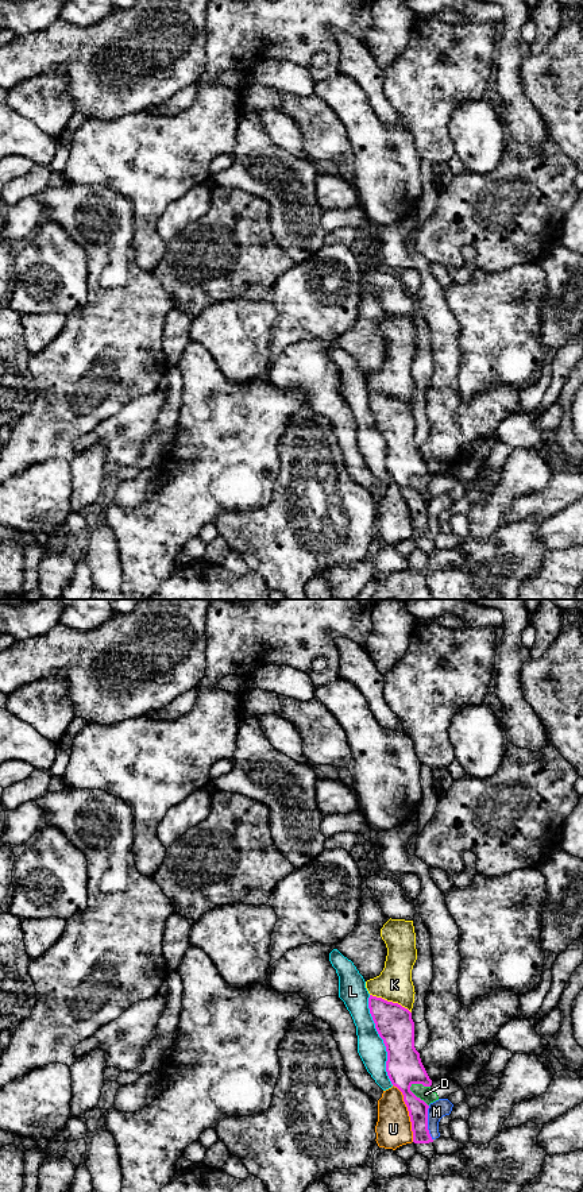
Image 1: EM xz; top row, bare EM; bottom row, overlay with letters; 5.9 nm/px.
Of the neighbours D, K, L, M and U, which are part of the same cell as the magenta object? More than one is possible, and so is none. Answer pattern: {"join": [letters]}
{"join": []}

